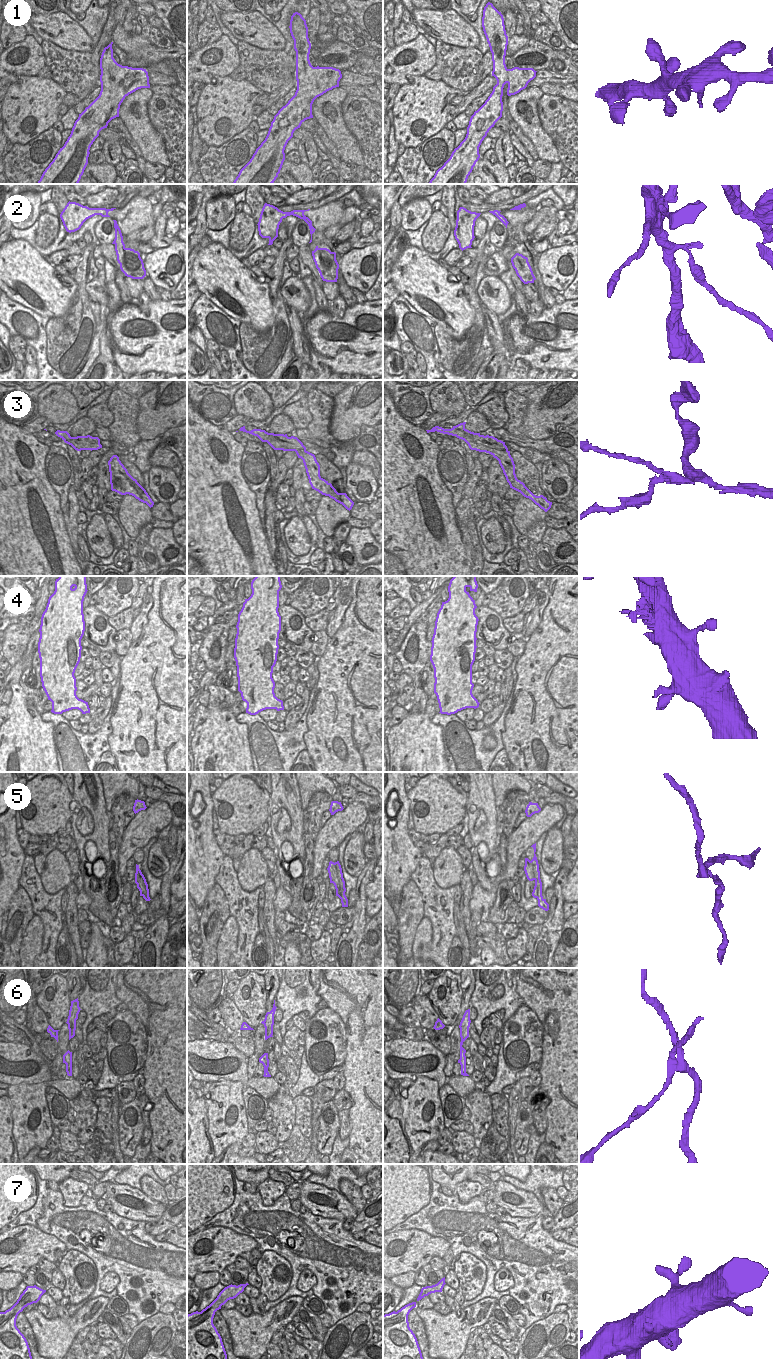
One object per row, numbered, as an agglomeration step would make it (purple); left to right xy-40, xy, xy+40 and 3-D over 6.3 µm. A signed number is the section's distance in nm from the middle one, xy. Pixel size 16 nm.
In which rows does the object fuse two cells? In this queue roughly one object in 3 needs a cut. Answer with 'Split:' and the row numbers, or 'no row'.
Split: 2, 3, 5, 6.

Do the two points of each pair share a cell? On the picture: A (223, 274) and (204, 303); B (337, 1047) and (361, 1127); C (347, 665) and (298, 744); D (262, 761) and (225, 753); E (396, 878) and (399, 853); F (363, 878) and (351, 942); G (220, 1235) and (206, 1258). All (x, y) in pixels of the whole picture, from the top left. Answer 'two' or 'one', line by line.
A: two
B: two
C: two
D: two
E: one
F: one
G: one

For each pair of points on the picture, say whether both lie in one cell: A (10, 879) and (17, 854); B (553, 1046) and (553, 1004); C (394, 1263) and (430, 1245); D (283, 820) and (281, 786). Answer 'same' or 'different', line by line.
A: same
B: same
C: same
D: same

